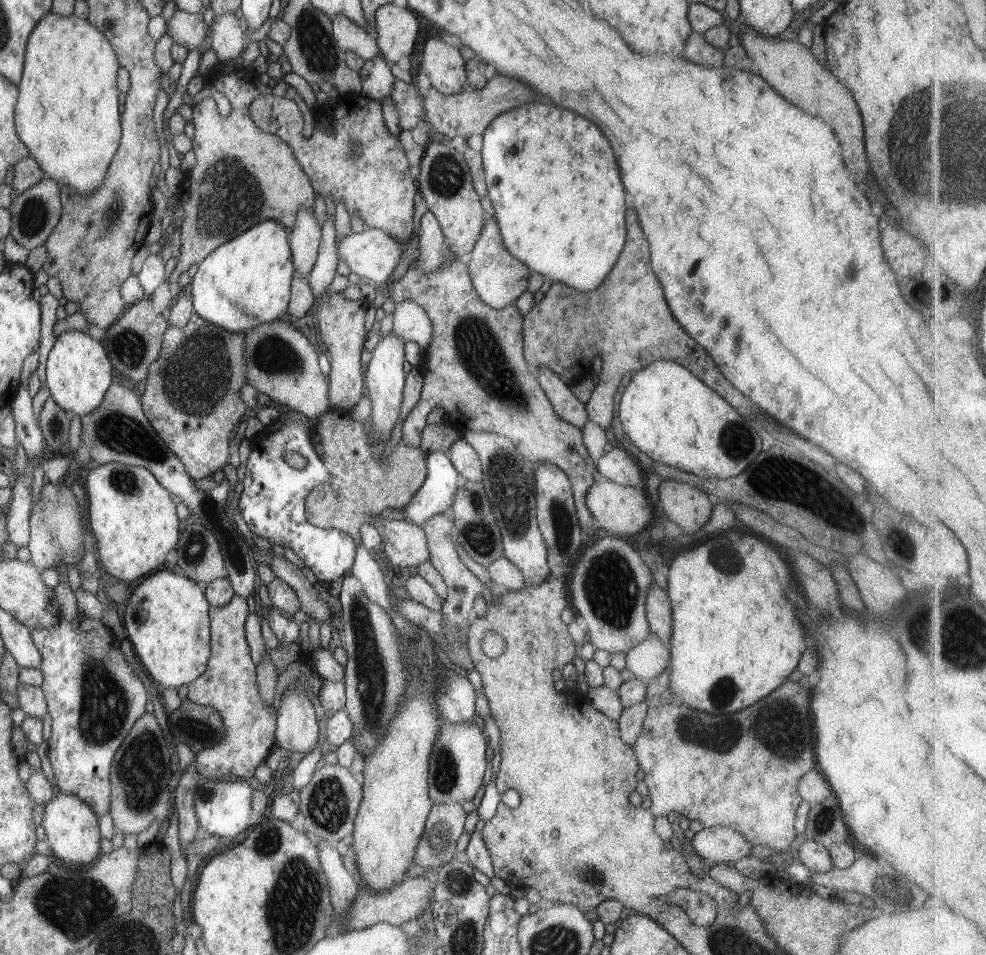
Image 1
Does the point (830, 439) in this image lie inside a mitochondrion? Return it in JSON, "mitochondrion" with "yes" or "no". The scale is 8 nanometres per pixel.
{"mitochondrion":"no"}

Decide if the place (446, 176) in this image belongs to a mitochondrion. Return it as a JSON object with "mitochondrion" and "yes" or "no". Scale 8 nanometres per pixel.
{"mitochondrion":"yes"}

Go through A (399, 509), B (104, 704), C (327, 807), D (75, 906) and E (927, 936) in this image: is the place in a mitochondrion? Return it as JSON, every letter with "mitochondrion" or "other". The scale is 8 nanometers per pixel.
{"A":"other","B":"mitochondrion","C":"mitochondrion","D":"mitochondrion","E":"other"}

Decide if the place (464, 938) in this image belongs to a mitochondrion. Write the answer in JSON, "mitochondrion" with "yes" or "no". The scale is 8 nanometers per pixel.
{"mitochondrion":"yes"}

